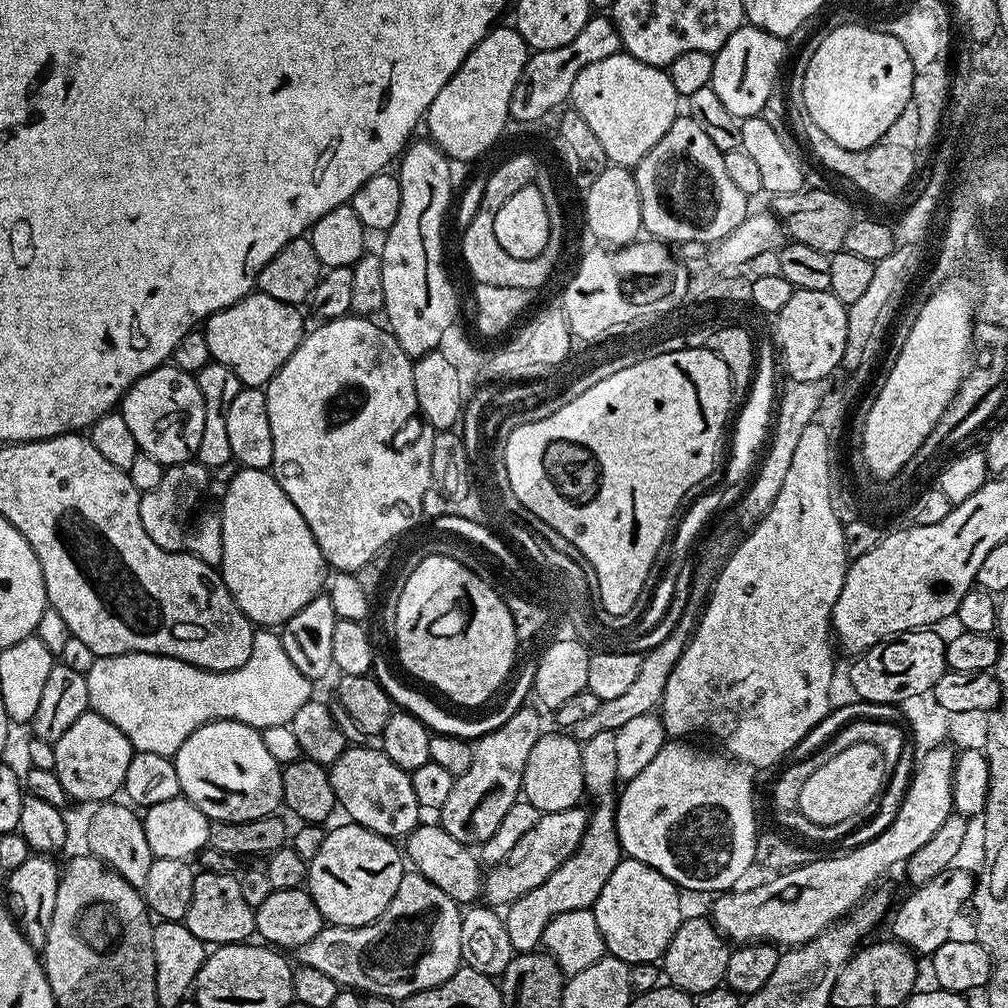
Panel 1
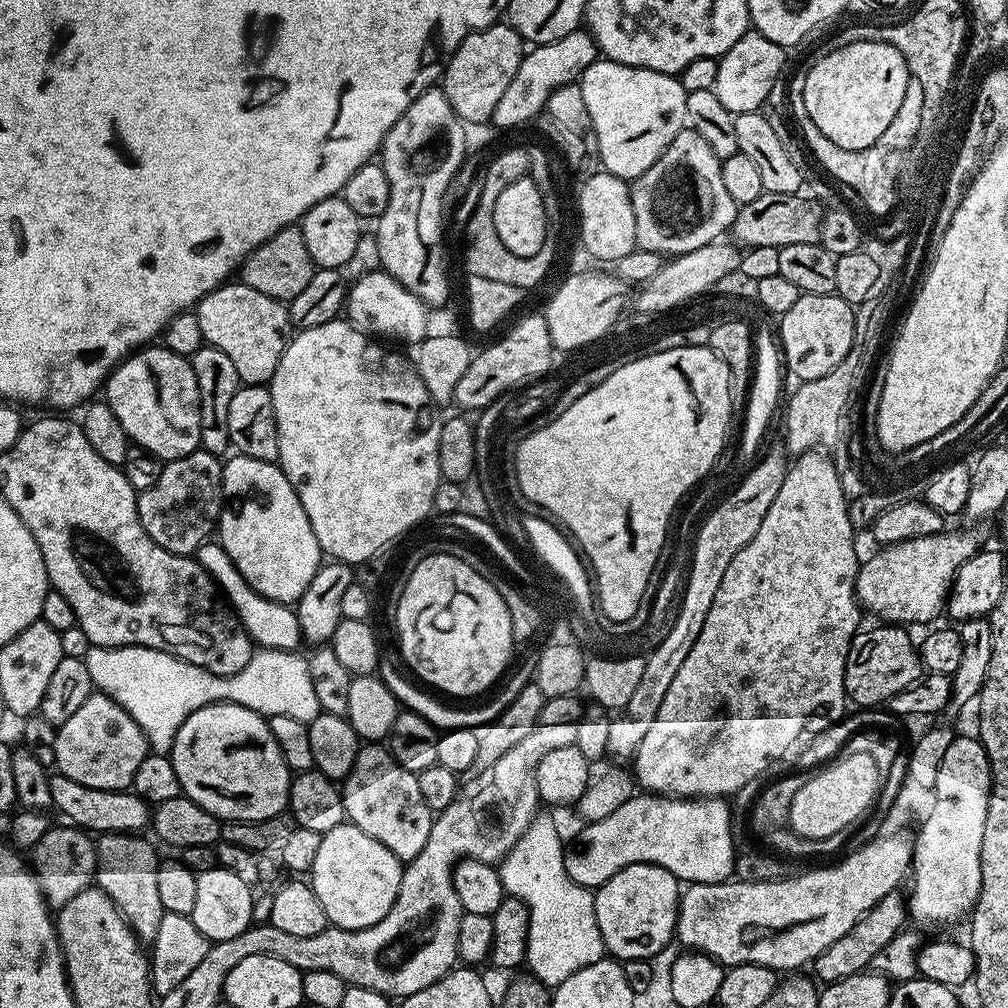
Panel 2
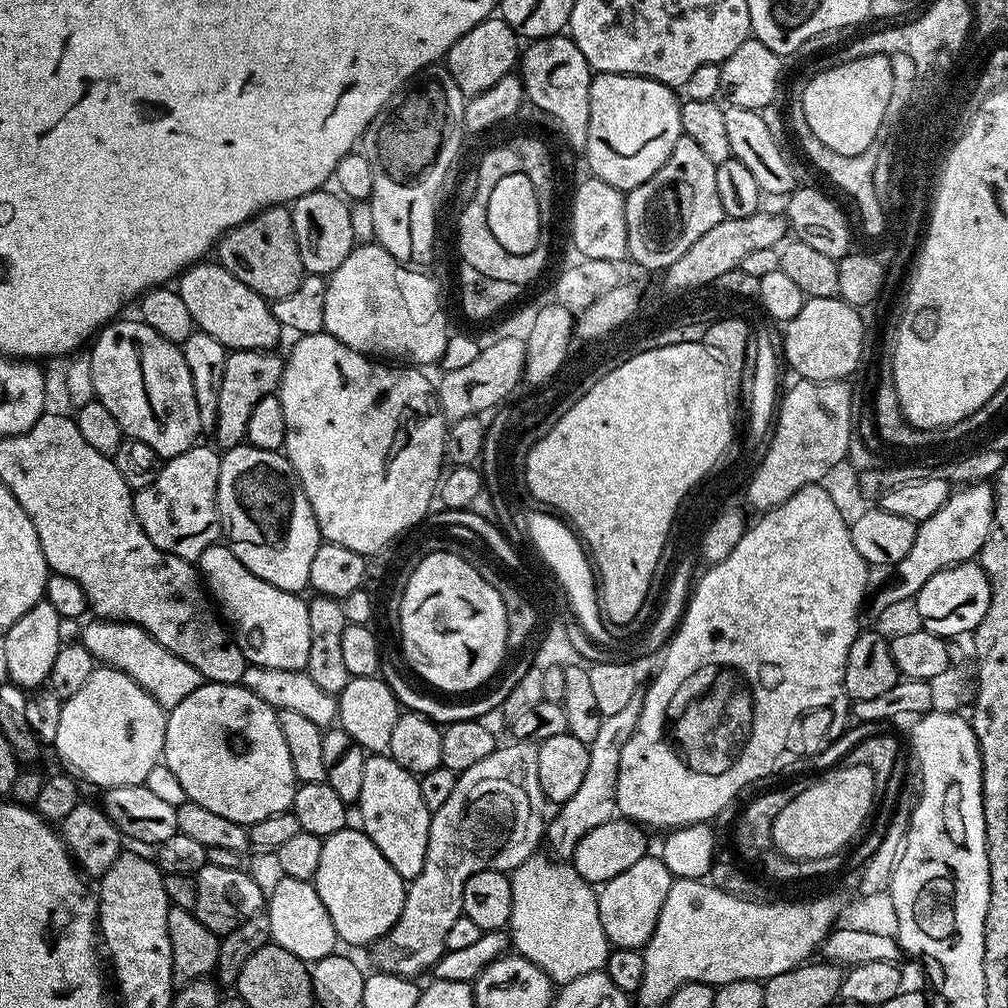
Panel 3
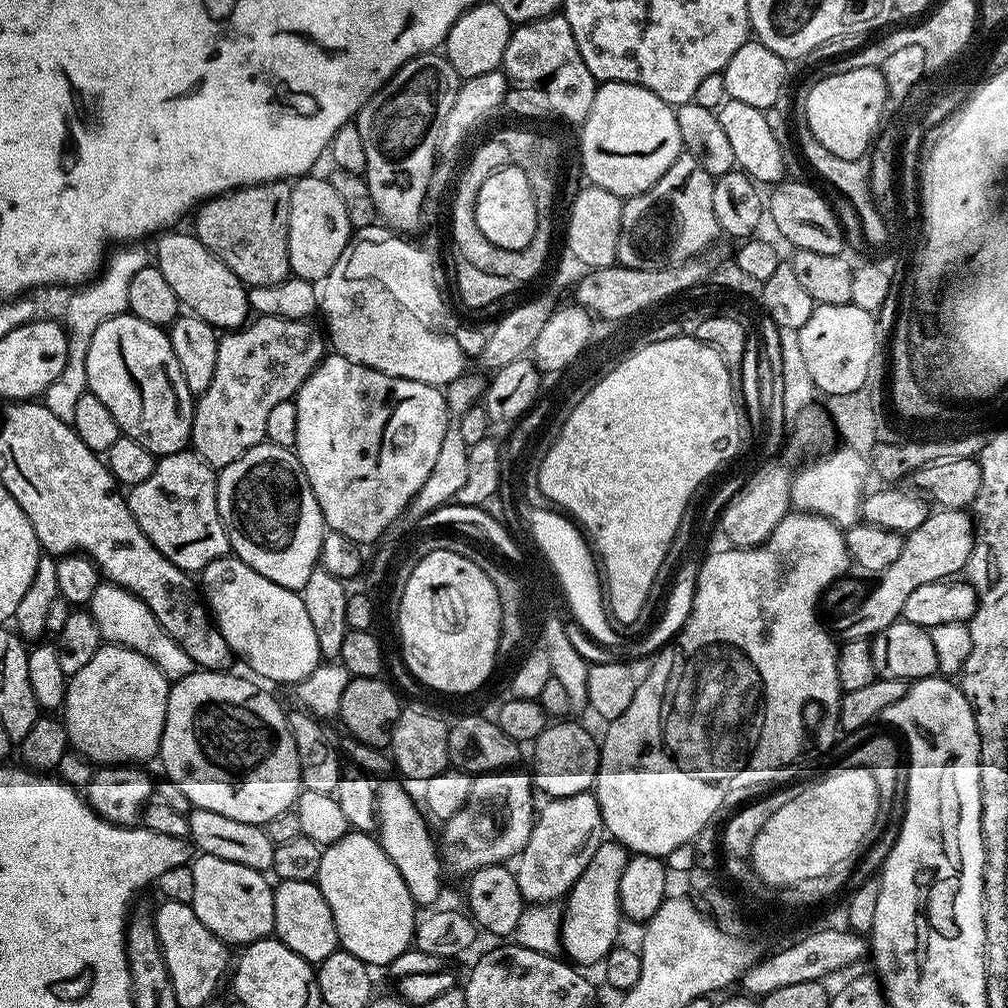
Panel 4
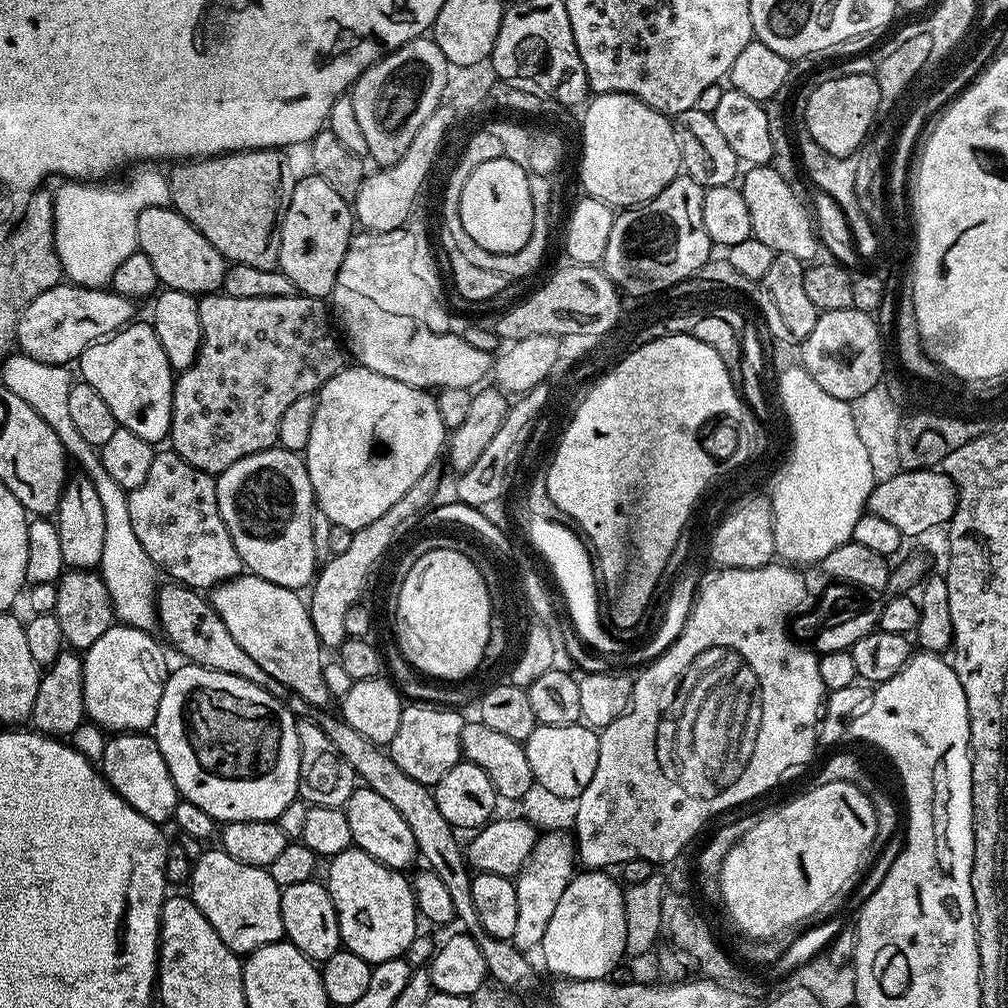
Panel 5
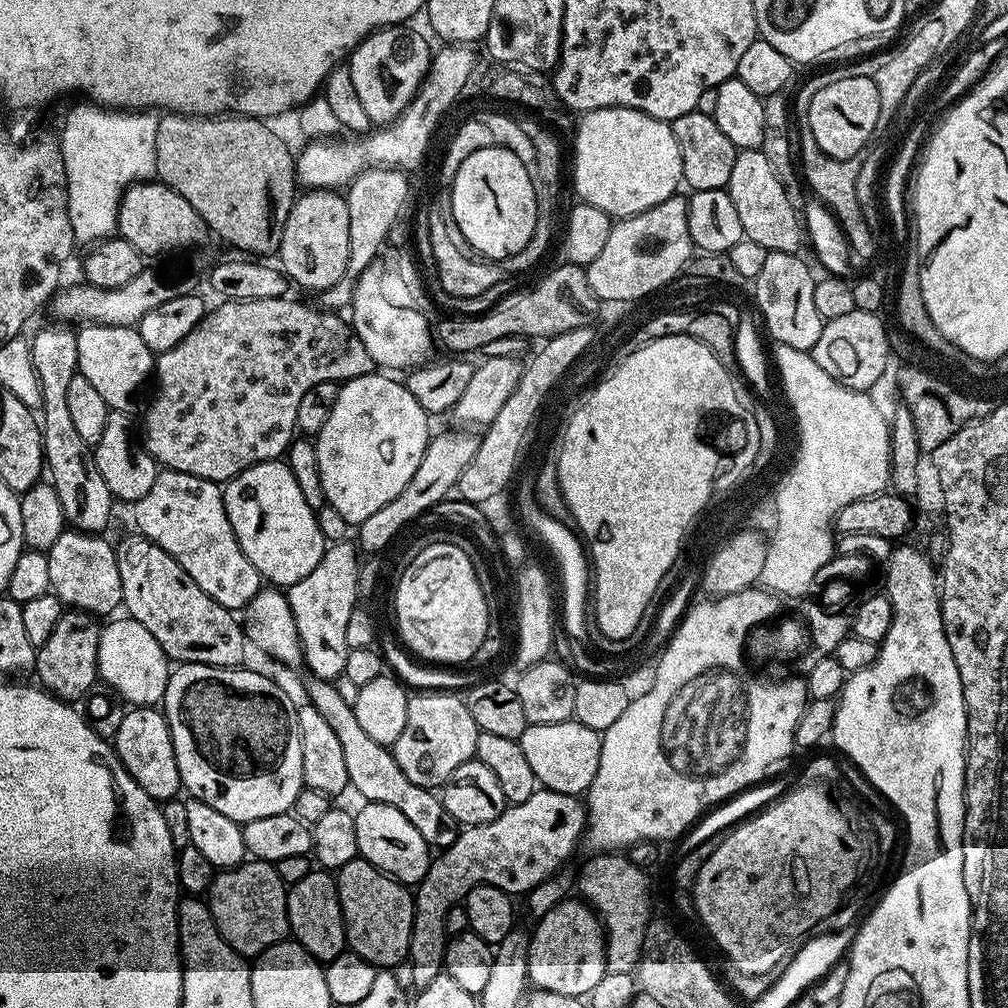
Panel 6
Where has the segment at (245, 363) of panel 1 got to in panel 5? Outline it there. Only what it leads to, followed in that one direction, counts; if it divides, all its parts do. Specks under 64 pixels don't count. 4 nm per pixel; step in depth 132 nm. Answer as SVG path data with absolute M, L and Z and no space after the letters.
M147 208L136 219L136 246L139 252L150 258L157 281L164 288L182 290L197 298L212 294L224 283L226 261L187 218L175 208Z

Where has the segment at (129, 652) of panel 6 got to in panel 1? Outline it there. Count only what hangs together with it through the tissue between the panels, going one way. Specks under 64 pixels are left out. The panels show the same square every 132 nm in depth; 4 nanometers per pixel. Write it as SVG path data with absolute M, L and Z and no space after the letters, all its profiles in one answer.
M91 710L83 712L78 722L74 722L74 726L70 726L70 730L66 730L66 734L62 734L62 738L54 743L54 771L69 801L85 800L88 806L92 806L97 802L111 801L115 797L112 795L123 789L134 749L126 734L122 734L114 722Z

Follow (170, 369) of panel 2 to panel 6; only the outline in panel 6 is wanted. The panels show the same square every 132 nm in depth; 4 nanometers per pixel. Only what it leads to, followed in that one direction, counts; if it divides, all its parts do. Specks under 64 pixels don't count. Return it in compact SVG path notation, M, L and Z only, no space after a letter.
M89 323L76 332L78 346L78 372L106 398L109 409L127 413L132 404L132 395L144 384L144 379L154 372L154 354L142 342L142 334L135 328Z

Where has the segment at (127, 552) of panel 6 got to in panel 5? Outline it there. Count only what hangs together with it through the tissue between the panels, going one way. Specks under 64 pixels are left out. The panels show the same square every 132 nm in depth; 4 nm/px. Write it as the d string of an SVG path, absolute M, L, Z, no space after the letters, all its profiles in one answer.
M168 582L164 589L157 591L154 596L157 608L157 623L163 628L167 638L173 646L191 663L201 668L216 669L219 672L232 673L235 676L246 678L255 685L262 686L271 696L283 697L285 688L282 682L270 678L263 670L231 637L221 616L204 600L199 591L193 590L179 582Z

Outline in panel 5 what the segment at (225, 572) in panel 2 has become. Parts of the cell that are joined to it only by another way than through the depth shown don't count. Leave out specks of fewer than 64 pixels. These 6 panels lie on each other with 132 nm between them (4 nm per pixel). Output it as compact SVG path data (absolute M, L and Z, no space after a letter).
M241 574L216 585L210 592L210 603L214 611L221 616L227 630L235 642L260 666L278 682L293 697L304 701L305 705L324 708L330 703L328 687L324 681L325 661L320 660L322 645L311 621L309 605L299 591L283 588L274 582L266 582L261 576Z

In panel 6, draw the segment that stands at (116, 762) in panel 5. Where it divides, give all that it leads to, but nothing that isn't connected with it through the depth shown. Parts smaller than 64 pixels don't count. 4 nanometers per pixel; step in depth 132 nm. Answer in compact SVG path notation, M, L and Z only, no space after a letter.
M132 706L125 711L122 726L114 738L114 747L122 766L157 802L175 800L181 795L178 758L174 758L174 742L168 729L168 717L156 706Z

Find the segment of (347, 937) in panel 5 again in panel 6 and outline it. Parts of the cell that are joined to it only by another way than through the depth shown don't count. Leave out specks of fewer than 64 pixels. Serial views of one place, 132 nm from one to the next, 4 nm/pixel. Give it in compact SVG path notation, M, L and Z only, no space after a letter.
M363 858L346 862L338 869L338 887L347 947L384 970L405 963L412 929L413 893Z

